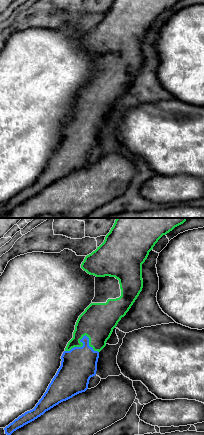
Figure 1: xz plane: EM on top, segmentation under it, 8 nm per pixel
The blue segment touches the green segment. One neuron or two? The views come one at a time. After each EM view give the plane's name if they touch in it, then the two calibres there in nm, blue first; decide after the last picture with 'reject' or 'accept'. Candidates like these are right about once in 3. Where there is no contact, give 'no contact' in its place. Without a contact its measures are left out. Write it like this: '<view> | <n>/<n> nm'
xz | 280/280 nm

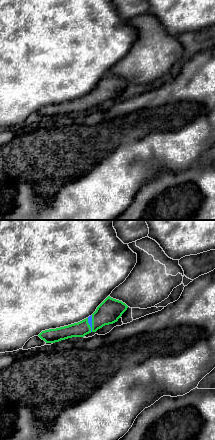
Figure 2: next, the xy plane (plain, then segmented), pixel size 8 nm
xy | 30/190 nm

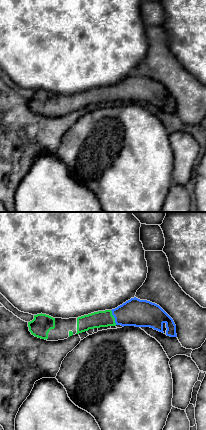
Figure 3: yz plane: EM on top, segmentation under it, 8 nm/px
yz | 220/130 nm

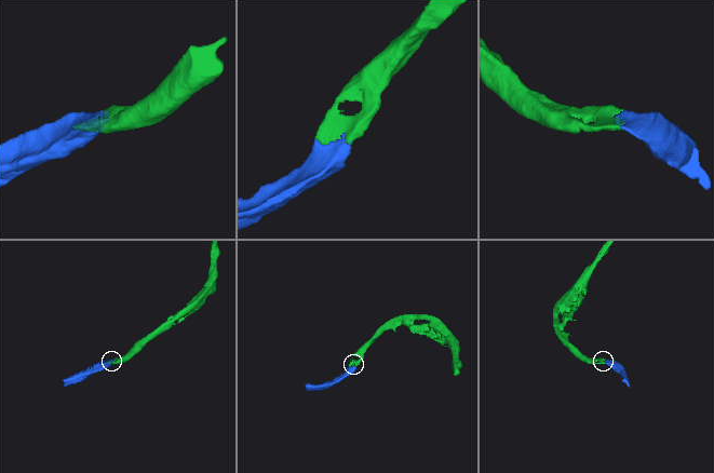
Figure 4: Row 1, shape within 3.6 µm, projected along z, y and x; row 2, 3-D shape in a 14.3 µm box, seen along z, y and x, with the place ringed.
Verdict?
accept

